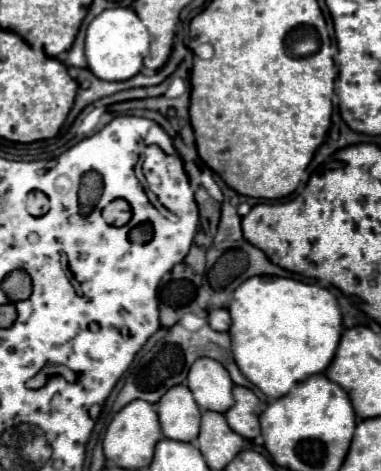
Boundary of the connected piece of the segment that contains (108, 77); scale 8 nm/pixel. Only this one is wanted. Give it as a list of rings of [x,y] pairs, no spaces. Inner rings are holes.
[[[108,9],[102,11],[86,31],[86,61],[88,69],[104,81],[124,81],[134,77],[142,69],[142,59],[148,51],[150,35],[148,29],[142,25],[138,15],[132,9]]]

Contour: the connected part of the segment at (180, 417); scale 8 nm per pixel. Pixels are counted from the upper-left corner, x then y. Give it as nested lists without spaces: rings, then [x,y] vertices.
[[[186,385],[170,387],[156,403],[162,433],[174,441],[194,441],[200,429],[200,407]]]

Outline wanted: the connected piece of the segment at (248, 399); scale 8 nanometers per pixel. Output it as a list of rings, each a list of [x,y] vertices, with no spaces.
[[[234,387],[234,405],[224,413],[232,431],[242,435],[244,439],[256,439],[260,435],[258,415],[264,411],[264,403],[248,389]]]

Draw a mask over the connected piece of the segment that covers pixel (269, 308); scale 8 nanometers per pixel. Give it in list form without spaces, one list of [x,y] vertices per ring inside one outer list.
[[[264,275],[264,277],[246,279],[234,291],[234,299],[228,305],[228,311],[232,317],[232,325],[228,333],[232,337],[232,353],[236,365],[264,395],[272,399],[286,395],[294,383],[310,375],[322,373],[332,361],[332,355],[338,347],[340,335],[344,330],[337,299],[334,299],[334,295],[328,289],[317,283],[302,283],[286,277]]]

